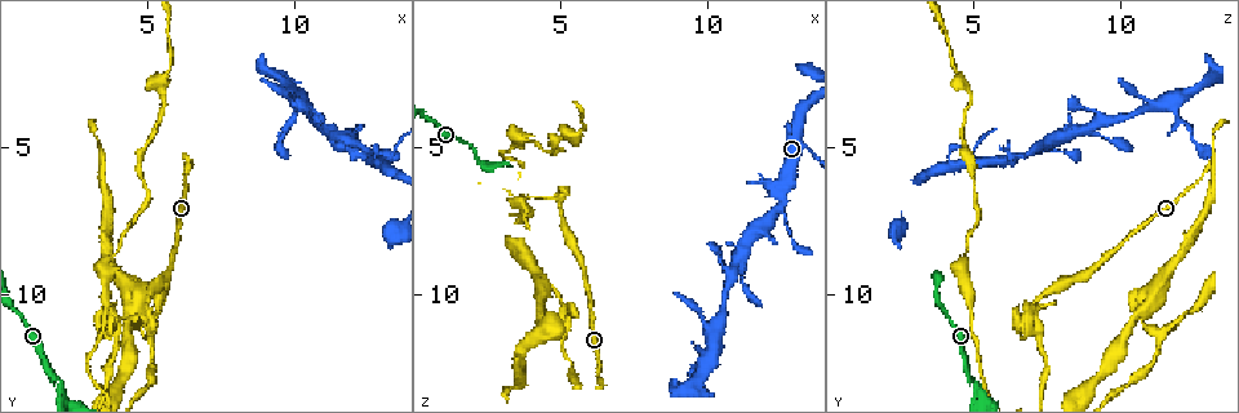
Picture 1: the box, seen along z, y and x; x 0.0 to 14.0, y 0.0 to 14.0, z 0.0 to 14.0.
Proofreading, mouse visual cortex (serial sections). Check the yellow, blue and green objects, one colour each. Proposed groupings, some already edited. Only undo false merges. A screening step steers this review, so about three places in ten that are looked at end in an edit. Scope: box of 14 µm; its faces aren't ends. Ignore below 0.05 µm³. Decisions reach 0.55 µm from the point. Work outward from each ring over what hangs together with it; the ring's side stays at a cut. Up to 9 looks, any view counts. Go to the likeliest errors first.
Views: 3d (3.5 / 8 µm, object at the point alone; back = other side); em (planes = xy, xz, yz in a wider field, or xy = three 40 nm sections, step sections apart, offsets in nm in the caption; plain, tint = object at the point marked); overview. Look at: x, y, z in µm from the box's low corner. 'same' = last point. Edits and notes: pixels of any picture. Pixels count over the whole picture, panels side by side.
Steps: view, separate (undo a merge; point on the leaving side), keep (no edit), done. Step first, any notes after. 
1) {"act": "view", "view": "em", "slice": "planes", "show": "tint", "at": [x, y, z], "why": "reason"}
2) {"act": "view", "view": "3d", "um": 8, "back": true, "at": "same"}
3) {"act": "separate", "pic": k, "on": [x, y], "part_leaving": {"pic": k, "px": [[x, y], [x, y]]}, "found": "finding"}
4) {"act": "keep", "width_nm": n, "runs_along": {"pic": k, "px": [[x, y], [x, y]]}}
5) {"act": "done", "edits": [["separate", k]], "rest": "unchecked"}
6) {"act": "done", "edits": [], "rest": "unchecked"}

{"act": "view", "view": "3d", "um": 3.5, "at": [2.1, 13.2, 5.1], "why": "four or more arms meet"}

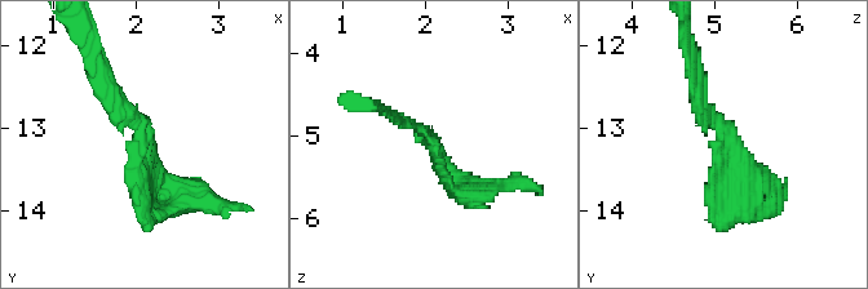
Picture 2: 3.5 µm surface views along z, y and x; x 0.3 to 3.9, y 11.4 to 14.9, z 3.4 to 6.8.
{"act": "keep", "arms": 4, "runs_along": {"pic": 2, "px": [[696, 75], [703, 114], [773, 194]]}, "found": "continuous, no second cell"}

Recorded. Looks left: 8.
{"act": "view", "view": "em", "slice": "xy", "step": 3, "show": "tint", "at": [4.9, 10.7, 6.7], "why": "branch point"}

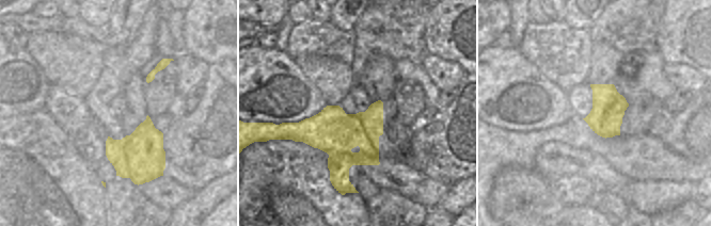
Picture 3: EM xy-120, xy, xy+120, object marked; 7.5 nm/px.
{"act": "view", "view": "3d", "um": 3.5, "at": "same"}

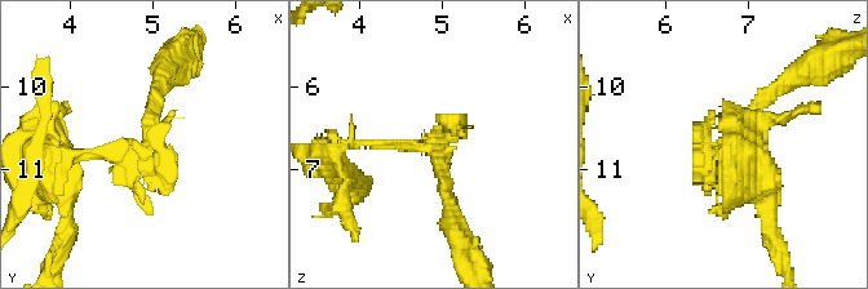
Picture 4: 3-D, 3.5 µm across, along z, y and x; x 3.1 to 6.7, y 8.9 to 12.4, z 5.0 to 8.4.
{"act": "separate", "pic": 4, "on": [165, 152], "found": "a second cell is stuck on"}

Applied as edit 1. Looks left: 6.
{"act": "view", "view": "3d", "um": 8, "at": [12.5, 5.1, 6.9]}

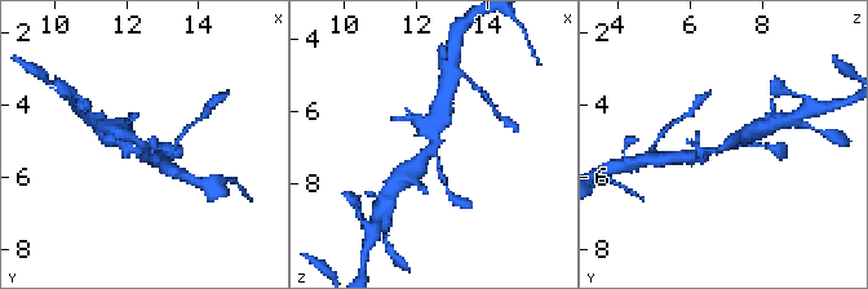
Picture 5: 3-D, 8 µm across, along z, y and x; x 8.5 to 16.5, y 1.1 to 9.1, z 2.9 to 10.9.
{"act": "view", "view": "em", "slice": "xy", "step": 5, "show": "tint", "at": [12.5, 5.2, 7.0], "arms": 3, "arm_widths_nm": [150, 300, 350]}

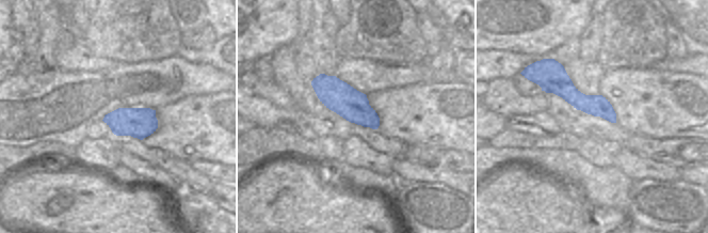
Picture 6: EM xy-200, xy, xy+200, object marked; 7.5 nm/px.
{"act": "keep", "runs_along": {"pic": 5, "px": [[444, 115], [434, 147], [407, 170]]}, "found": "continuous, no second cell"}

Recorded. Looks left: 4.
{"act": "view", "view": "3d", "um": 8, "at": [10.5, 3.8, 9.1], "why": "thick turns thin"}

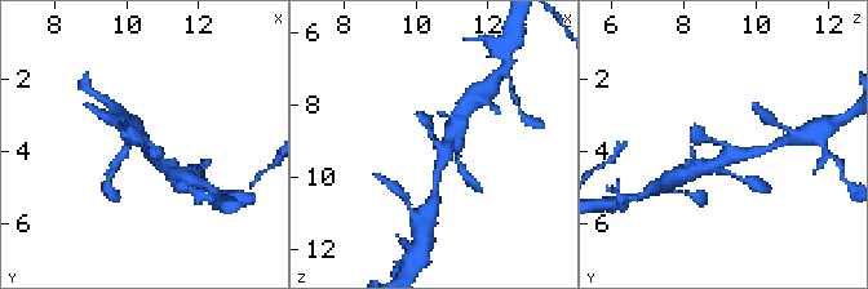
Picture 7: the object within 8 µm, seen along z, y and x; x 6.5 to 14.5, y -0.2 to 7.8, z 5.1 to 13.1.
{"act": "view", "view": "em", "slice": "xy", "step": 3, "show": "tint", "at": [10.5, 3.8, 9.1], "why": "shape alone is not enough"}

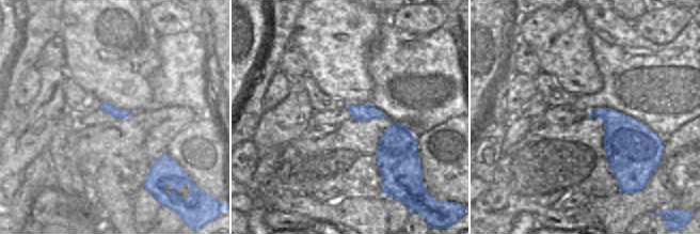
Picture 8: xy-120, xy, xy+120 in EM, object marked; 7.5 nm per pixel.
{"act": "keep", "runs_along": {"pic": 7, "px": [[164, 164], [153, 146], [129, 129]]}, "found": "continuous, no second cell"}

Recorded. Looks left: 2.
{"act": "done", "edits": [["separate", 4]], "rest": "unchecked"}

